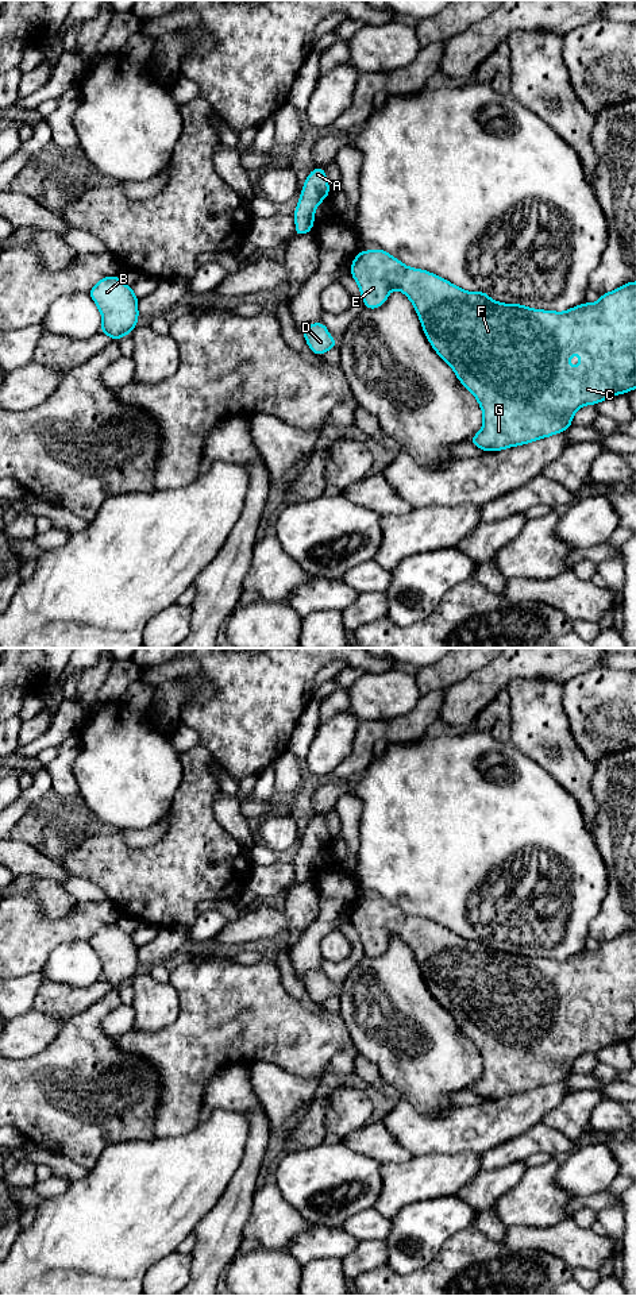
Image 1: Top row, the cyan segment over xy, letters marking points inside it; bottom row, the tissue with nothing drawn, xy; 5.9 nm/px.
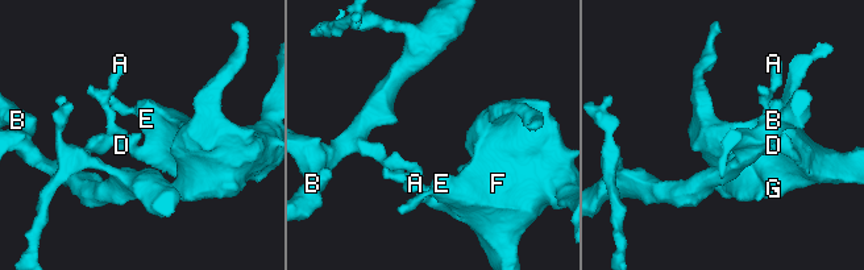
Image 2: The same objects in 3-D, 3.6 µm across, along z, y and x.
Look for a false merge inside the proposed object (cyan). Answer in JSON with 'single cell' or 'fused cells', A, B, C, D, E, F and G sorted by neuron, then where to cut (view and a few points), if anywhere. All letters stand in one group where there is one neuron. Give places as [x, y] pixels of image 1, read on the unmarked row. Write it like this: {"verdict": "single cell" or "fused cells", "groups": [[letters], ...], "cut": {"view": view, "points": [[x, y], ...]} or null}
{"verdict": "single cell", "groups": [["A", "B", "C", "D", "E", "F", "G"]], "cut": null}

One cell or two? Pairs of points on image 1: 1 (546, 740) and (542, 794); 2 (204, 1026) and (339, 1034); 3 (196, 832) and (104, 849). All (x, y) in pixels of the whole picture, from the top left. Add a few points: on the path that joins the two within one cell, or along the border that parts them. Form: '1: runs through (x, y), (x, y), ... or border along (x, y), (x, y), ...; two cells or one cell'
1: border along (519, 749), (539, 764), (566, 791); two cells
2: runs through (238, 1026), (273, 1026), (286, 1034), (305, 1034); one cell
3: runs through (173, 855), (170, 857), (127, 857); one cell

